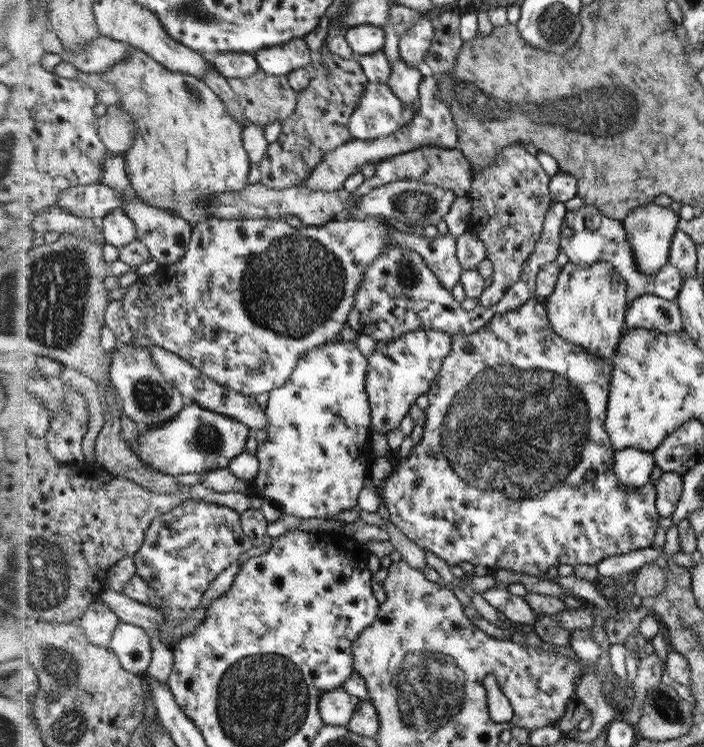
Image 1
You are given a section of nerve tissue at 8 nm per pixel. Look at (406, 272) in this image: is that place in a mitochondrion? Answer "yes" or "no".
yes

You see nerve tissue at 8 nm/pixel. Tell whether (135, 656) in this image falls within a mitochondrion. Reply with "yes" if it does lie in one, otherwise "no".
no

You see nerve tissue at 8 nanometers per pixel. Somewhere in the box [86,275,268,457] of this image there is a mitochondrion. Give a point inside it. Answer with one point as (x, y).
(152, 399)

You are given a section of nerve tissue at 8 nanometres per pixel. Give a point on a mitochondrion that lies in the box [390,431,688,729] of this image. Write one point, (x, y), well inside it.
(665, 705)

